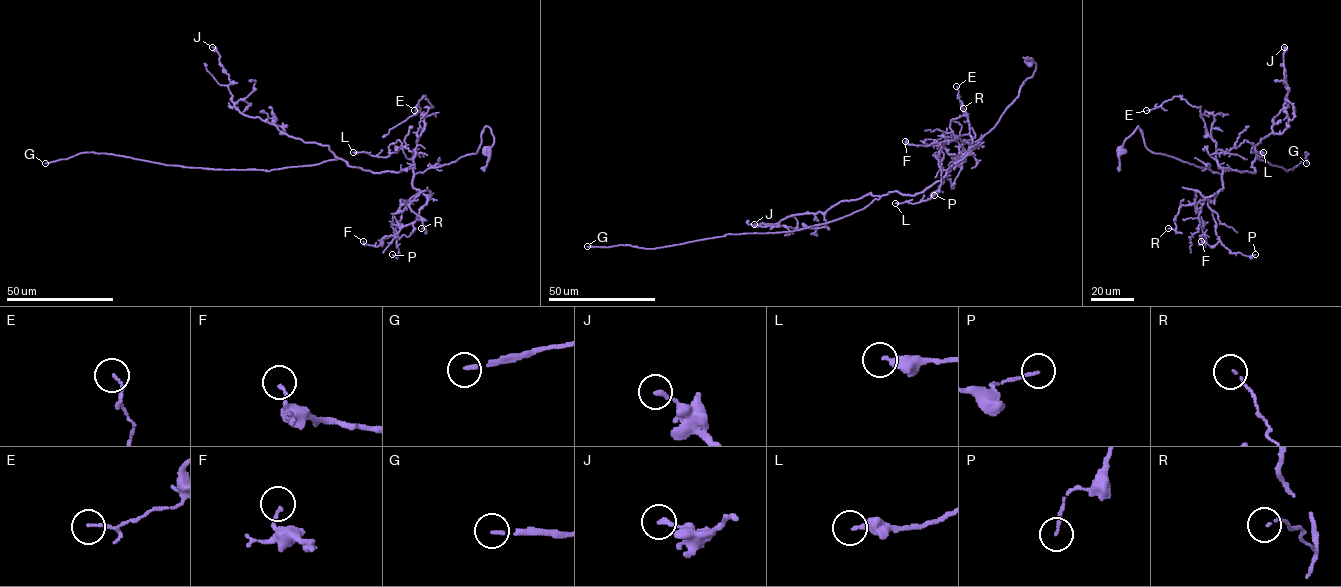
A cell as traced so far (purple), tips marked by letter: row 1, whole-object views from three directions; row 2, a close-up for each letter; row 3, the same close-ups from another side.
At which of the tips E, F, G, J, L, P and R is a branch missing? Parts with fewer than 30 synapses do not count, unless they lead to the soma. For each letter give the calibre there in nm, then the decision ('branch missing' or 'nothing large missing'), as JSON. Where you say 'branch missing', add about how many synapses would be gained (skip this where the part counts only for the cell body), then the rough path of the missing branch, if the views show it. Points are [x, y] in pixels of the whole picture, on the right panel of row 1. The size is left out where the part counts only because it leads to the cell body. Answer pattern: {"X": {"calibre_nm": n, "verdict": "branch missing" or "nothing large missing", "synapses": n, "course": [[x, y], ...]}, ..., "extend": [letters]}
{"E": {"calibre_nm": 120, "verdict": "nothing large missing"}, "F": {"calibre_nm": 120, "verdict": "nothing large missing"}, "G": {"calibre_nm": 130, "verdict": "branch missing", "synapses": 110, "course": [[1306, 163], [1298, 182], [1269, 177], [1255, 169], [1278, 140], [1291, 139], [1290, 113], [1292, 117]]}, "J": {"calibre_nm": 190, "verdict": "nothing large missing"}, "L": {"calibre_nm": 240, "verdict": "nothing large missing"}, "P": {"calibre_nm": 120, "verdict": "nothing large missing"}, "R": {"calibre_nm": 90, "verdict": "nothing large missing"}, "extend": ["G"]}

